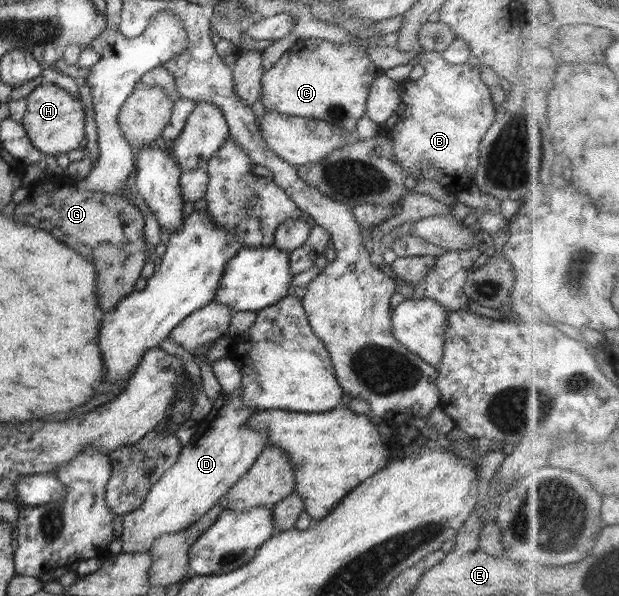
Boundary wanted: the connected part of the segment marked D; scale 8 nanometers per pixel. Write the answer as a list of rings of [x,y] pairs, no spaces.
[[[238,387],[231,394],[221,394],[213,403],[212,413],[204,420],[205,428],[201,429],[188,444],[180,449],[175,465],[165,471],[165,475],[150,487],[145,501],[132,512],[122,516],[122,532],[118,537],[125,553],[148,552],[153,542],[162,535],[180,532],[195,523],[202,515],[222,500],[222,497],[232,488],[255,463],[257,456],[265,449],[266,433],[251,429],[246,421],[257,415],[259,410],[247,408],[241,400],[242,387]]]

